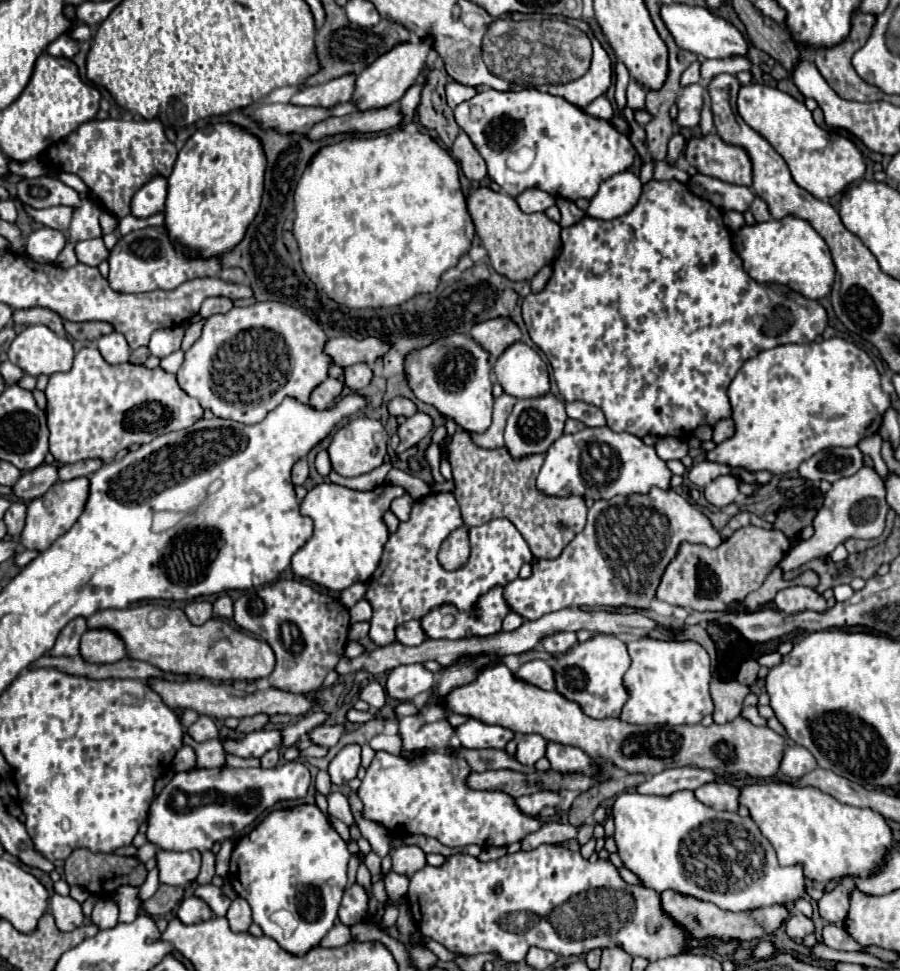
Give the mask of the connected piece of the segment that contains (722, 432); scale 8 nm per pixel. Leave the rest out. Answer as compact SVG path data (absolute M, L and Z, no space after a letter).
M723 419L723 421L719 421L719 423L713 427L713 441L715 441L715 443L721 443L721 441L729 439L733 433L735 433L733 419Z

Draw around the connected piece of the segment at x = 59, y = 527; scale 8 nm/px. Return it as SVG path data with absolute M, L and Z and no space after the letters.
M79 477L79 479L71 479L71 481L61 481L57 485L53 485L43 497L33 499L27 507L27 523L25 529L21 531L21 545L25 549L35 549L35 551L45 551L51 547L51 543L61 537L63 533L67 533L67 529L71 529L71 525L79 519L79 515L85 509L85 501L89 495L89 481L87 477Z

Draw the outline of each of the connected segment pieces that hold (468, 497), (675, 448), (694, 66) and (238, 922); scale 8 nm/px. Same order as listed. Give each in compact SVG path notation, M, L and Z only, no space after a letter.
M457 431L449 445L449 463L455 473L455 499L459 501L463 527L447 537L439 549L439 563L447 571L455 571L467 563L467 529L483 525L491 519L509 519L529 543L535 559L555 559L573 541L573 537L583 531L587 507L583 497L547 497L537 491L535 477L543 465L545 455L531 455L527 459L513 461L505 447L501 449L481 449L477 447L467 431Z
M659 437L655 449L663 461L671 461L671 459L683 459L688 454L688 445L687 440L677 437Z
M695 61L695 63L691 63L691 65L687 67L687 71L681 75L681 85L683 85L683 87L701 81L701 77L699 77L699 67L701 67L699 61Z
M241 897L233 899L233 903L227 911L227 921L229 921L231 929L235 929L235 933L247 931L249 925L251 925L251 907L249 907L249 903Z

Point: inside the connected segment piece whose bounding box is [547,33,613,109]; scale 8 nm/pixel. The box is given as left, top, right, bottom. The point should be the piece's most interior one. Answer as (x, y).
(596, 81)

